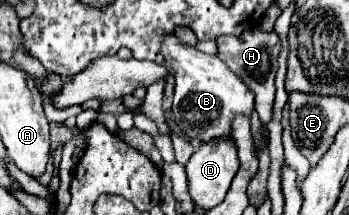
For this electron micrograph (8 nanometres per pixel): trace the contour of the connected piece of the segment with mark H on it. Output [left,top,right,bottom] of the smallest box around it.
[216,30,280,124]

